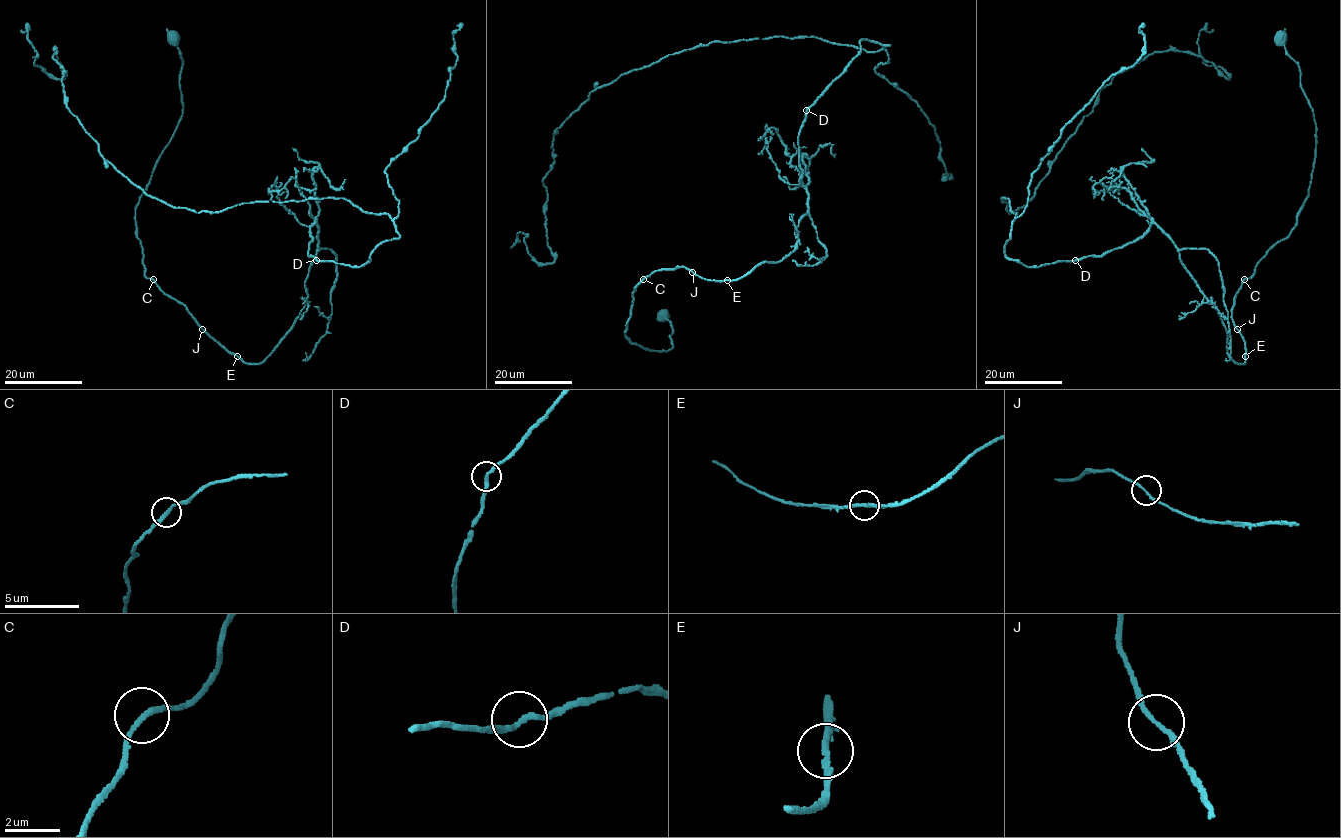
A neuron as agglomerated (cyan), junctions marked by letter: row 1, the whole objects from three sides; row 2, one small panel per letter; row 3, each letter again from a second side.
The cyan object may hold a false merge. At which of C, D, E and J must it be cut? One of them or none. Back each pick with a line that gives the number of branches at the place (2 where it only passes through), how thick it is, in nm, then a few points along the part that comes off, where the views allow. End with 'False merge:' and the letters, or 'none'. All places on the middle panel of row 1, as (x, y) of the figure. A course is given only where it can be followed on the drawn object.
False merge: none

